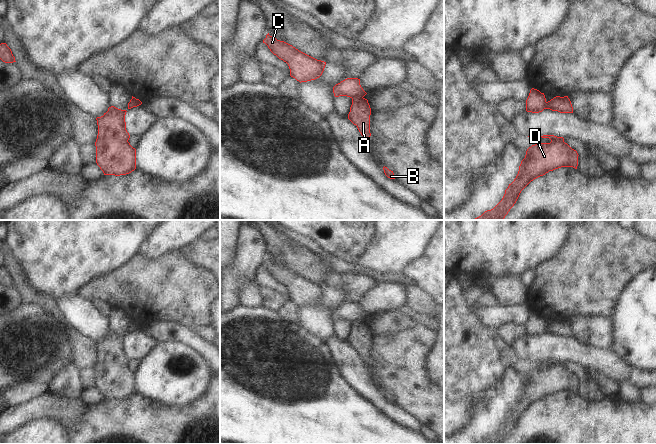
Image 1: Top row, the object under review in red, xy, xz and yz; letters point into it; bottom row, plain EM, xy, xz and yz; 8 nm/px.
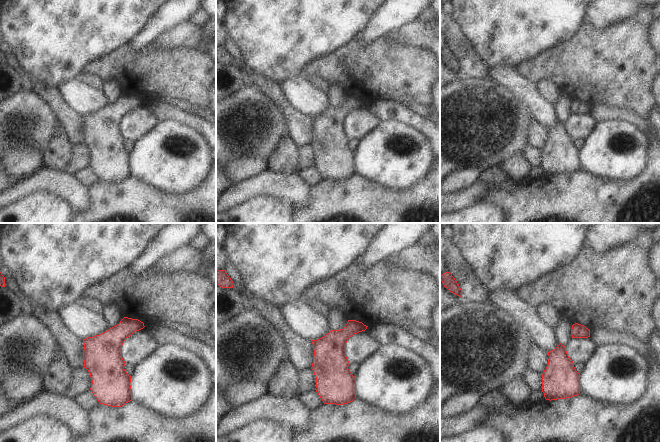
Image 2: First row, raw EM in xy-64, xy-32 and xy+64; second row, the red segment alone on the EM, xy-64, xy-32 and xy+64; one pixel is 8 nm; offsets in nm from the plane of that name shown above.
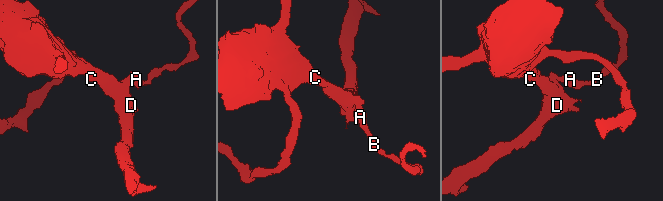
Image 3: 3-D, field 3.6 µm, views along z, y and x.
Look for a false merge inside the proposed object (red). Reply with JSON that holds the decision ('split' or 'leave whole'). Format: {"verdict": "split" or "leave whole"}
{"verdict": "split"}

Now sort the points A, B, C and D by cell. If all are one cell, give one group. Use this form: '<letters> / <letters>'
A B / C D

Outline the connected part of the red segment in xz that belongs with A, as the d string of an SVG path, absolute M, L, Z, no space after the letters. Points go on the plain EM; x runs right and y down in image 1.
M362 321L352 322L352 329L348 338L348 343L357 350L363 362L369 363L371 332L368 324Z

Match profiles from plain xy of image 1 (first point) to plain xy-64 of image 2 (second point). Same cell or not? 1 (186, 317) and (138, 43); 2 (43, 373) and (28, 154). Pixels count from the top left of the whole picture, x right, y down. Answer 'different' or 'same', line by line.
1: different
2: different

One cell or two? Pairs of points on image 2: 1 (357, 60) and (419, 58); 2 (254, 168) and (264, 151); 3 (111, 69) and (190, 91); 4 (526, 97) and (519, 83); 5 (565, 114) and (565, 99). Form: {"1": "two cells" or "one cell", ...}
{"1": "one cell", "2": "two cells", "3": "one cell", "4": "one cell", "5": "one cell"}

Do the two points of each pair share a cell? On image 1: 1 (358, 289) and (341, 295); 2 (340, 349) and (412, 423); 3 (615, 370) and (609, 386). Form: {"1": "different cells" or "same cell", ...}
{"1": "different cells", "2": "same cell", "3": "different cells"}

